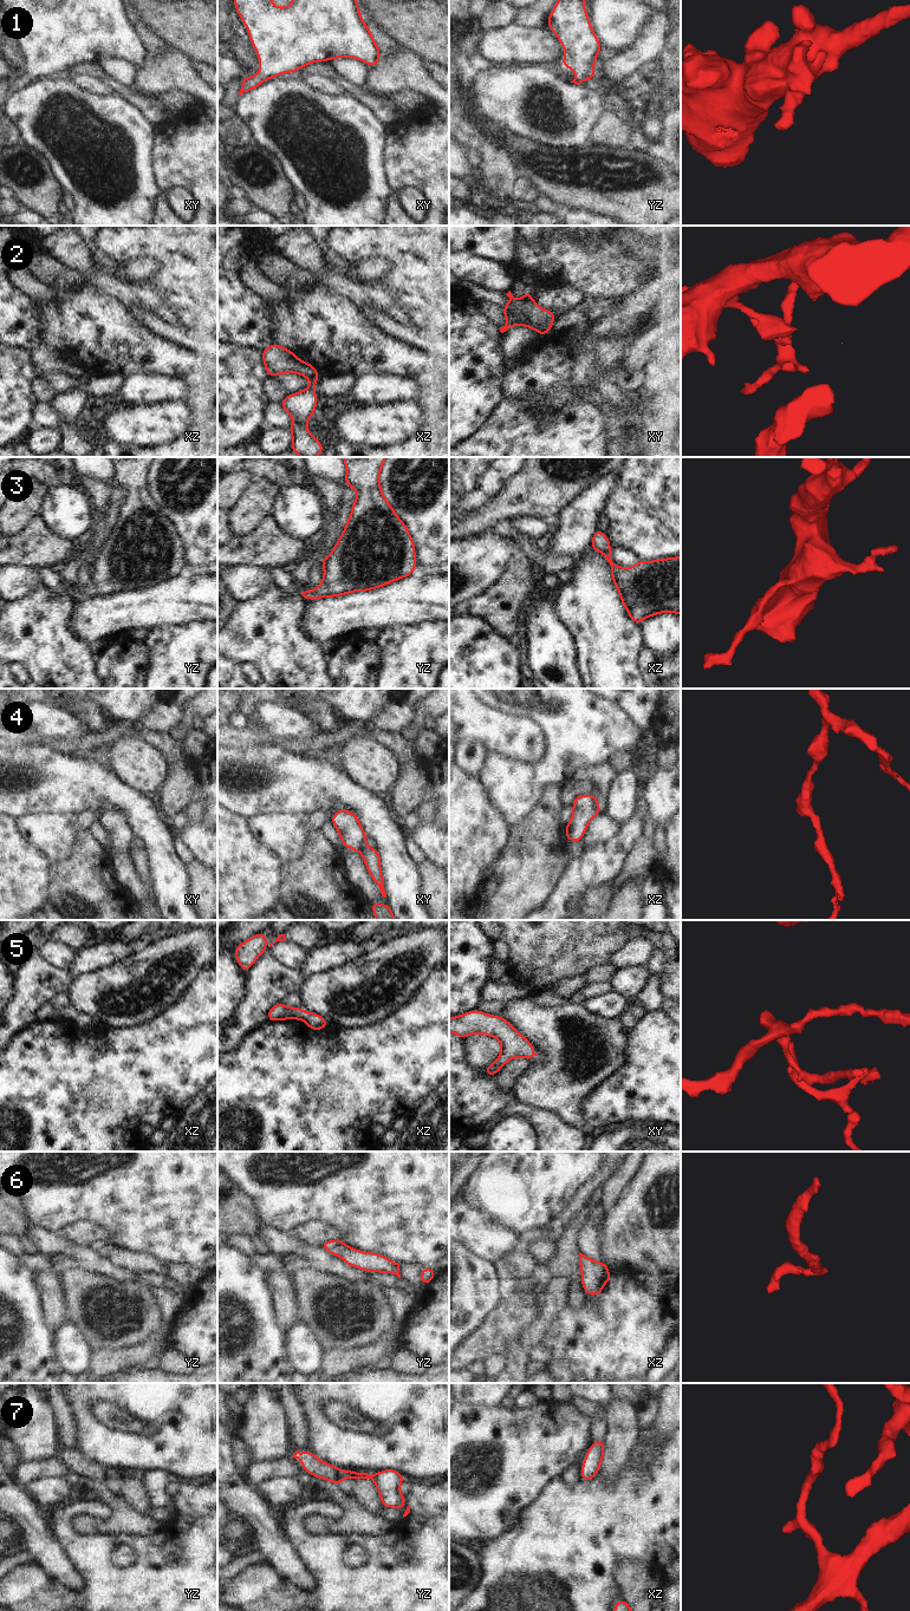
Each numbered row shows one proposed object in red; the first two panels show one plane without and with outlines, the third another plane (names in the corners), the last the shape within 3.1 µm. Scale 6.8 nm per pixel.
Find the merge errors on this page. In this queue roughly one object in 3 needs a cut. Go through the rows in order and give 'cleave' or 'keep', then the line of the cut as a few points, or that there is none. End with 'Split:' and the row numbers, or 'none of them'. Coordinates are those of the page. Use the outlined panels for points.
1: keep; cut none
2: cleave; cut xz (317, 374), (309, 378)
3: keep; cut none
4: cleave; cut xy (365, 841), (358, 850)
5: keep; cut none
6: keep; cut none
7: keep; cut none
Split: 2, 4

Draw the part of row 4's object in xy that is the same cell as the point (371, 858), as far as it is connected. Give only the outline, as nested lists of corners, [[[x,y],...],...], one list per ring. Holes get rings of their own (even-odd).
[[[363,842],[359,852],[366,866],[366,870],[372,878],[373,883],[379,887],[381,894],[386,898],[386,893],[383,885],[383,873],[381,868],[381,855],[378,850],[376,848],[370,848],[366,842]]]

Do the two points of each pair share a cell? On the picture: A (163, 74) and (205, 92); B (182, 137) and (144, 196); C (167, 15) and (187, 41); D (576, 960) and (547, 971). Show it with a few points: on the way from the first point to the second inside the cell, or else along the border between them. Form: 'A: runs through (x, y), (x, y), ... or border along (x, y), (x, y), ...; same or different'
A: runs through (174, 74), (182, 74), (194, 84); same
B: border along (154, 149), (154, 173), (161, 188), (156, 204); different
C: runs through (173, 21), (187, 36); same
D: runs through (569, 960), (558, 960), (554, 964); same

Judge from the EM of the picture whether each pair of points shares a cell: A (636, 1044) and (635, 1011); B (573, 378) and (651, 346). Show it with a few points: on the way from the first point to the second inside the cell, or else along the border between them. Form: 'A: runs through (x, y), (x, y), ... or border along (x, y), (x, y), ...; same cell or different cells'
A: border along (645, 1013), (626, 1030); different cells
B: runs through (592, 359), (606, 354), (617, 344), (632, 340); same cell

